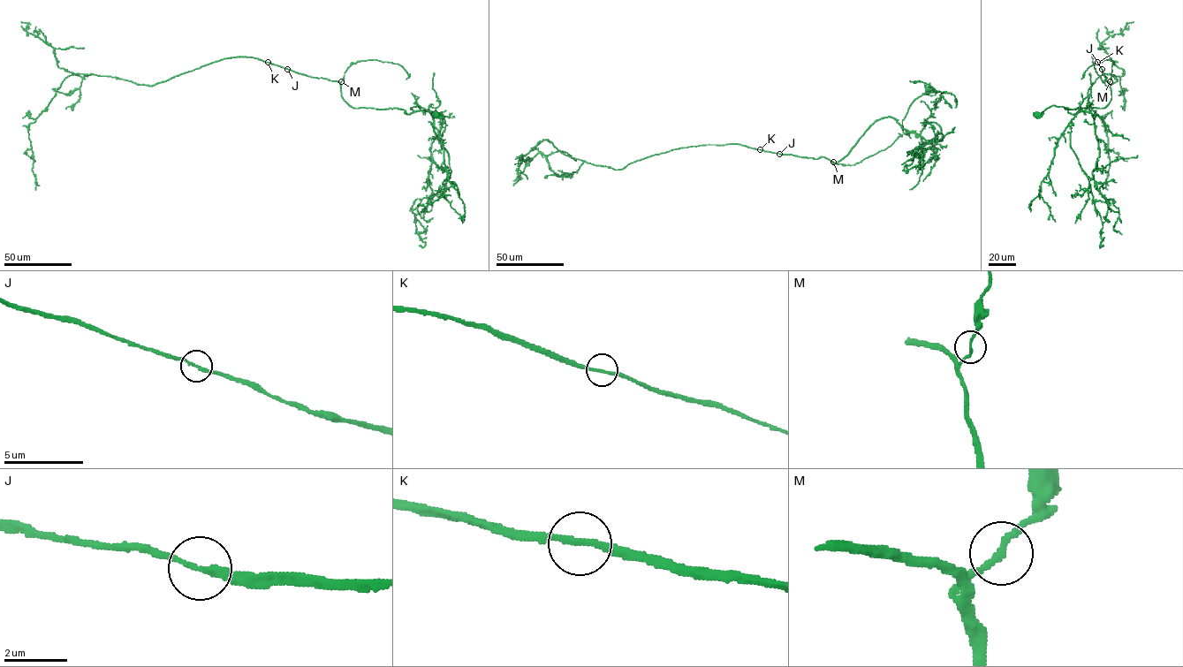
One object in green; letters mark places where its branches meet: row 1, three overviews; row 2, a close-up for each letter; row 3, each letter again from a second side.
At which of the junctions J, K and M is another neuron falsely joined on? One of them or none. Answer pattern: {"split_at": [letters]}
{"split_at": []}

